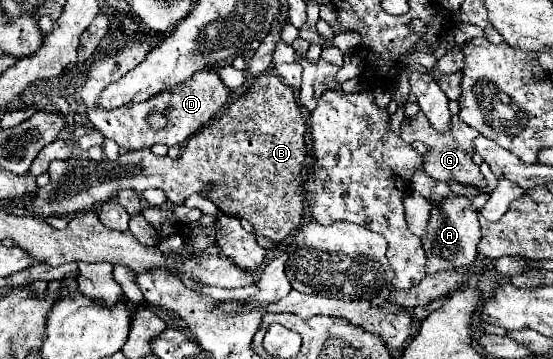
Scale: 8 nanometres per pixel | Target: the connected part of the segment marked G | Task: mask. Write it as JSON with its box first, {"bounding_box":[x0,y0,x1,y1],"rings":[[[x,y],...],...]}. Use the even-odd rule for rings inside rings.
{"bounding_box":[401,113,485,191],"rings":[[[417,113],[415,117],[407,117],[401,125],[401,137],[407,141],[407,143],[413,143],[413,141],[421,141],[427,145],[427,153],[423,155],[425,159],[425,171],[437,179],[437,181],[459,181],[463,185],[473,185],[481,191],[485,191],[485,179],[483,175],[479,173],[479,165],[473,161],[473,155],[475,155],[475,149],[473,149],[473,139],[477,137],[477,129],[465,125],[457,115],[451,117],[451,129],[449,133],[439,133],[437,129],[429,127],[429,121],[425,117],[425,113]]]}

